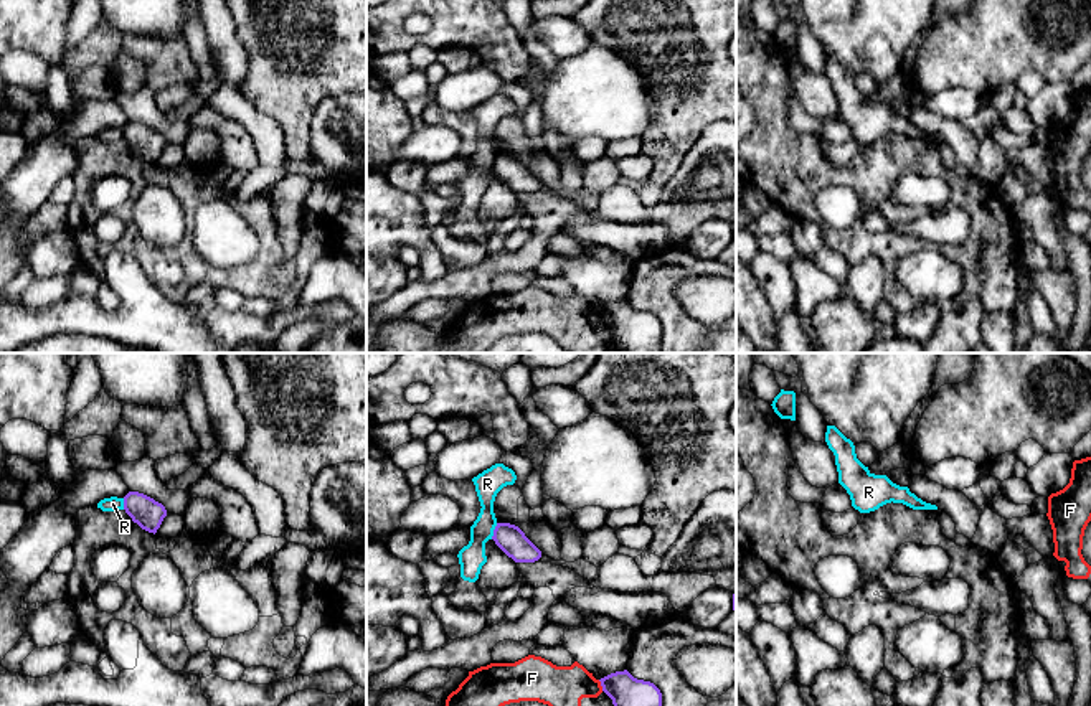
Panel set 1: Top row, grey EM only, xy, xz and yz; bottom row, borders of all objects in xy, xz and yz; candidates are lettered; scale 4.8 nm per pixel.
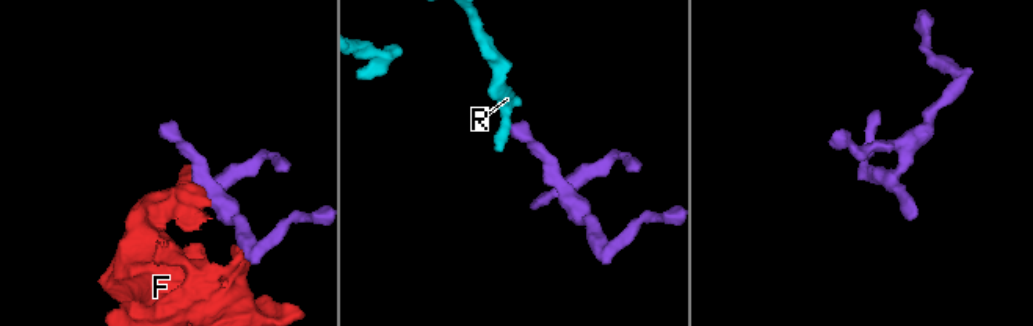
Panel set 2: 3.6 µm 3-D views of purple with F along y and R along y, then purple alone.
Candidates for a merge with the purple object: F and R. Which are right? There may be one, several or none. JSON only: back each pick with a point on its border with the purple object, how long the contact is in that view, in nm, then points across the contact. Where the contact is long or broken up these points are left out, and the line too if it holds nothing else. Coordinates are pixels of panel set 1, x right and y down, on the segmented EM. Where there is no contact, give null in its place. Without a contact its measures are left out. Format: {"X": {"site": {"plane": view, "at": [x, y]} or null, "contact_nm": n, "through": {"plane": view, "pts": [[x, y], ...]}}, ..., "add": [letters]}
{"add": []}

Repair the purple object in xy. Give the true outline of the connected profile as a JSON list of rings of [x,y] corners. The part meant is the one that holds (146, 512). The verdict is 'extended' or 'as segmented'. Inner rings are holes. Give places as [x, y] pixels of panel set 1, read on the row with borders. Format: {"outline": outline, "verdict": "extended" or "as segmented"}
{"outline": [[[129,492],[124,497],[124,510],[134,523],[153,534],[167,516],[167,510],[162,503],[139,492]]], "verdict": "as segmented"}

